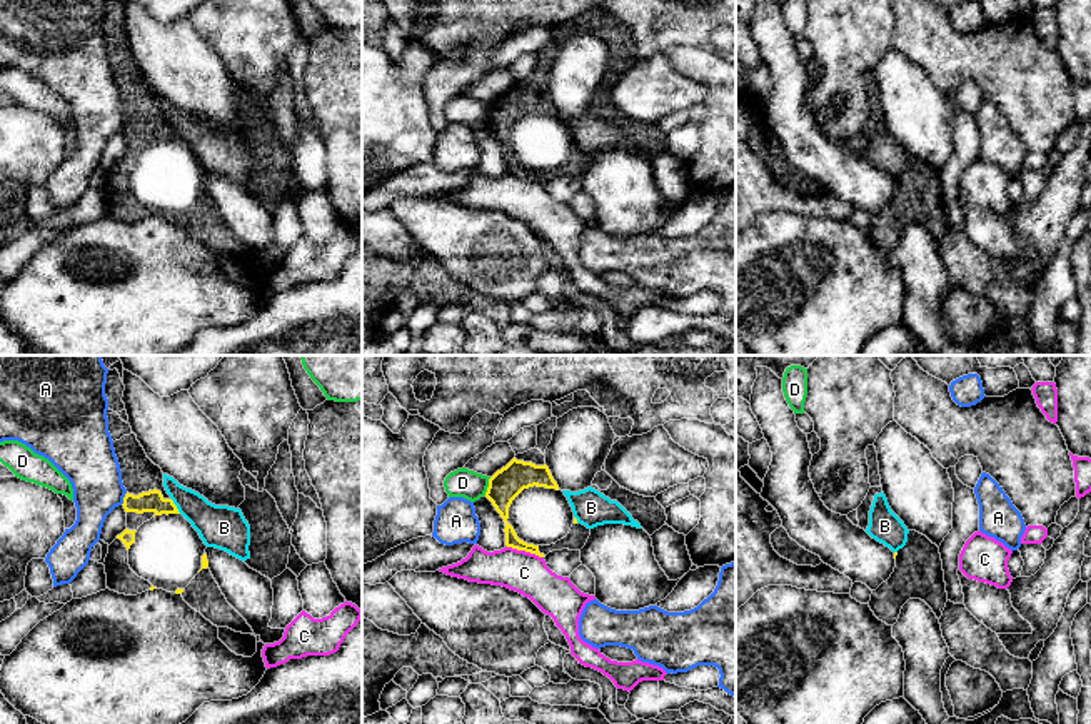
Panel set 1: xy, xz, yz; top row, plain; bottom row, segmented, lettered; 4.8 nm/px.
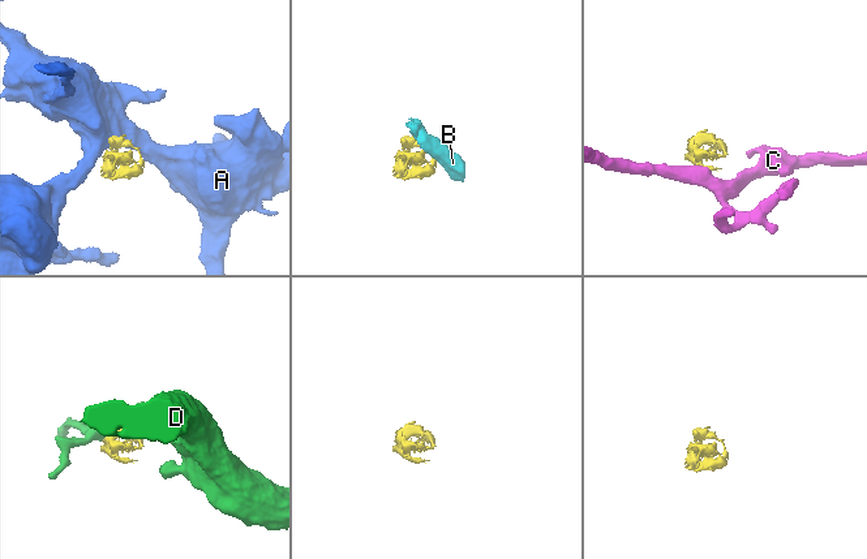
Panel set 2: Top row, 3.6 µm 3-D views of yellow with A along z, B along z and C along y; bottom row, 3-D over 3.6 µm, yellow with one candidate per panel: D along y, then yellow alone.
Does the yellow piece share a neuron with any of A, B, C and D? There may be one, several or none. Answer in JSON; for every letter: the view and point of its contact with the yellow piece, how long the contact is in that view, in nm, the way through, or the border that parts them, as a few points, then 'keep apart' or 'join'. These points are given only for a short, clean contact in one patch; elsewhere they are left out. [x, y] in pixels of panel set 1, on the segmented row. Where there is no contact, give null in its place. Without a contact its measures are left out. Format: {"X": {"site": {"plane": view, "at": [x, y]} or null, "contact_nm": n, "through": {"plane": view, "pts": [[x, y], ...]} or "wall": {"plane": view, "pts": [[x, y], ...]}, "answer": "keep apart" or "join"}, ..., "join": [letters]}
{"A": {"site": {"plane": "xy", "at": [124, 499]}, "contact_nm": 70, "wall": {"plane": "xy", "pts": [[127, 492], [120, 504]]}, "answer": "keep apart"}, "B": {"site": {"plane": "xy", "at": [175, 506]}, "contact_nm": 90, "wall": {"plane": "xy", "pts": [[170, 497], [180, 512]]}, "answer": "keep apart"}, "C": {"site": {"plane": "xz", "at": [526, 551]}, "contact_nm": 190, "wall": {"plane": "xz", "pts": [[507, 546], [542, 558]]}, "answer": "keep apart"}, "D": {"site": {"plane": "xz", "at": [489, 486]}, "contact_nm": 90, "wall": {"plane": "xz", "pts": [[491, 477], [484, 494]]}, "answer": "keep apart"}, "join": []}

